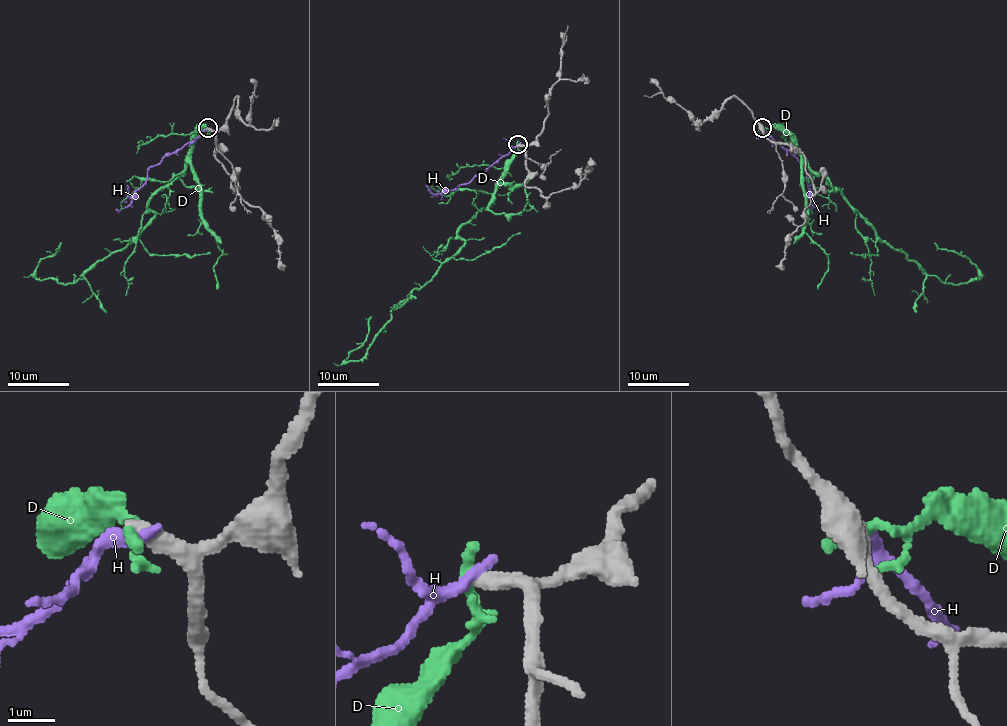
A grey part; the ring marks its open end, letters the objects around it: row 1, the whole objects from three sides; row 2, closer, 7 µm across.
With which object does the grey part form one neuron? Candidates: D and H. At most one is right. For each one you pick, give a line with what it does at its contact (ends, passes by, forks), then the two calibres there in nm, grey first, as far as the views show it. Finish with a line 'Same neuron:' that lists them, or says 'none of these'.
Same neuron: none of these

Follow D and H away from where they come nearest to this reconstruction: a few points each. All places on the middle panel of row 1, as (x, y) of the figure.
D: (517, 145), (491, 202), (457, 233), (465, 243), (391, 312), (366, 354), (346, 363), (366, 338), (371, 317)
H: (517, 145), (457, 189), (433, 193), (425, 185)

